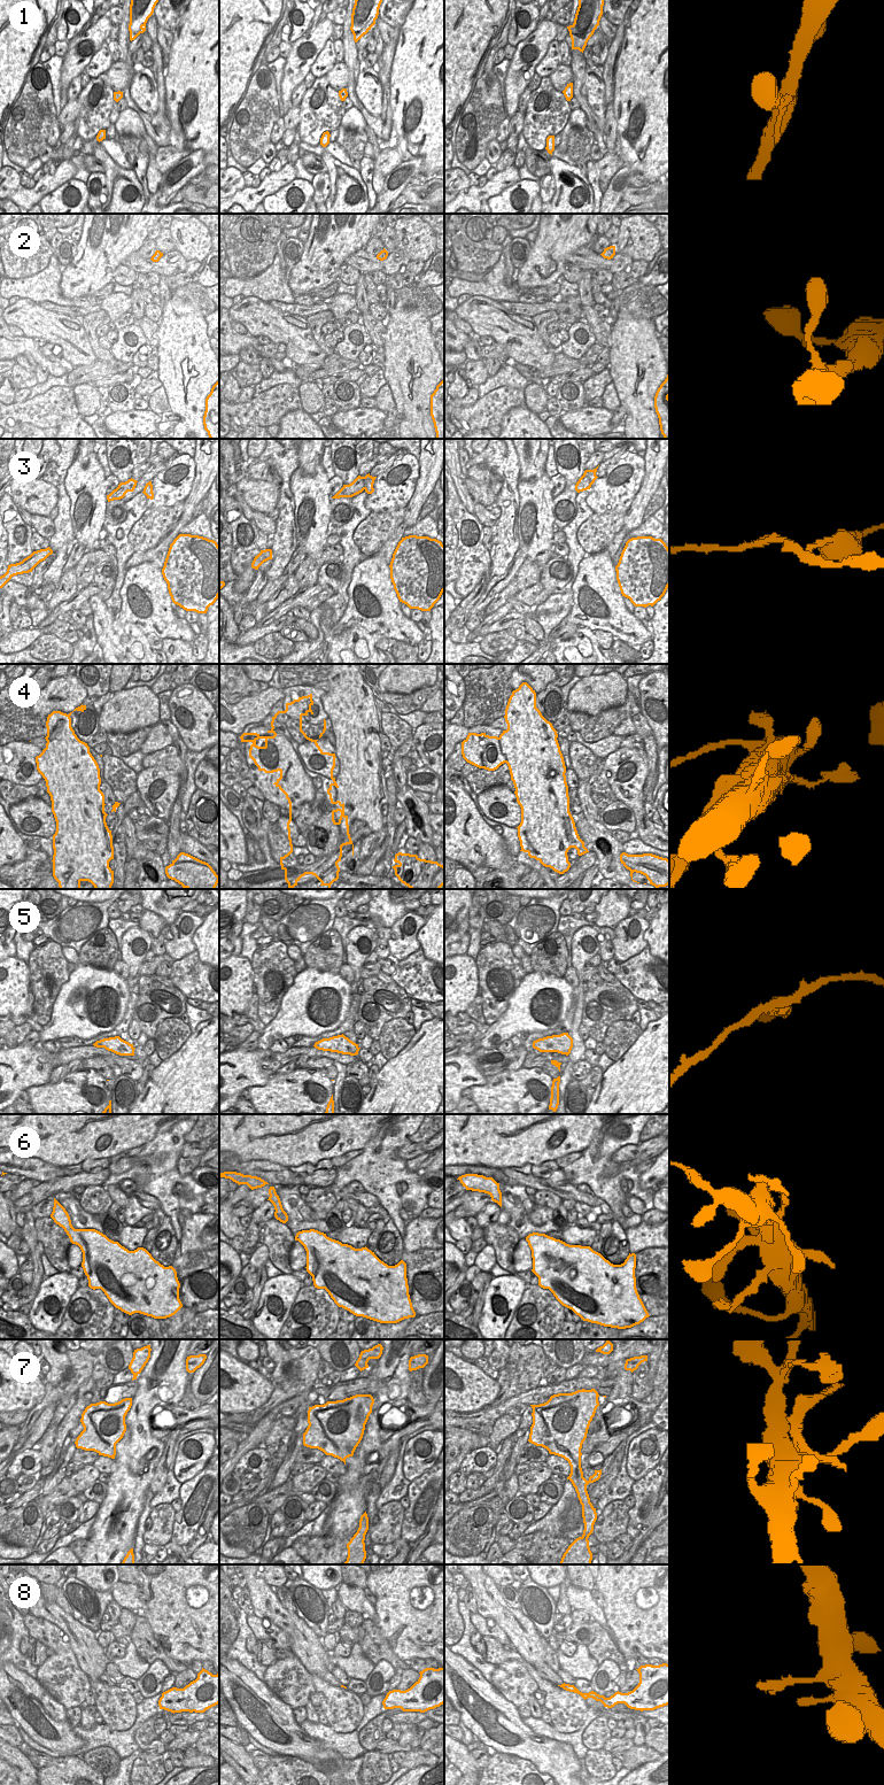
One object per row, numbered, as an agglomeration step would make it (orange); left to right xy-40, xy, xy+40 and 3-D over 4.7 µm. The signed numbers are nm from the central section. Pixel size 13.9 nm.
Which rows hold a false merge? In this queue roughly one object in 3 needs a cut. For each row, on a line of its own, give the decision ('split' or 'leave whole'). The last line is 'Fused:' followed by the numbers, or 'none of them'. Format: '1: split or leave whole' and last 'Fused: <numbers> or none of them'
1: leave whole
2: leave whole
3: split
4: split
5: split
6: leave whole
7: split
8: leave whole
Fused: 3, 4, 5, 7

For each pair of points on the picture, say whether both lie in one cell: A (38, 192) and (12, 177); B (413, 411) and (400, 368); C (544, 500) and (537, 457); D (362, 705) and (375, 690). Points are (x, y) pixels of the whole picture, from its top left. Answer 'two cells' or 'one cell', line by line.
A: two cells
B: one cell
C: two cells
D: one cell

